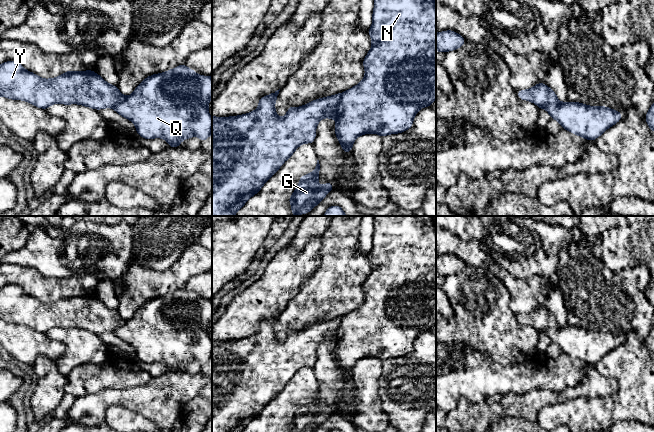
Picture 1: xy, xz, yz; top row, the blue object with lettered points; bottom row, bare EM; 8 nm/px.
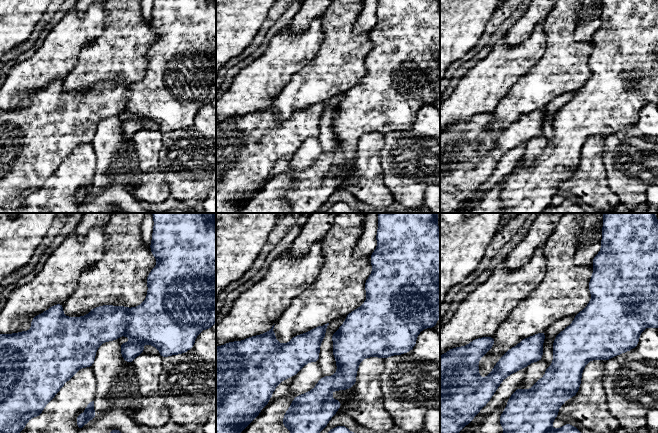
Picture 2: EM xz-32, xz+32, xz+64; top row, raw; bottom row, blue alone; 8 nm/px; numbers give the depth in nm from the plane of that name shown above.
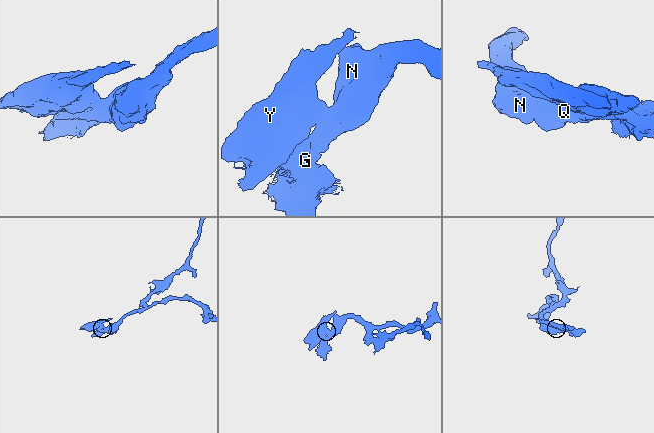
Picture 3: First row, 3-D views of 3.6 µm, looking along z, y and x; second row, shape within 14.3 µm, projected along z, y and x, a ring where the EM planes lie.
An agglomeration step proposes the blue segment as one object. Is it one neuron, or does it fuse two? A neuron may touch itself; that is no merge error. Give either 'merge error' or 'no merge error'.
merge error

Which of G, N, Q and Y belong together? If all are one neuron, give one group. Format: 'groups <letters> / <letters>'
groups G N Q / Y

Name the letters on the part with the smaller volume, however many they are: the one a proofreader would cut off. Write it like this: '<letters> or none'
Y

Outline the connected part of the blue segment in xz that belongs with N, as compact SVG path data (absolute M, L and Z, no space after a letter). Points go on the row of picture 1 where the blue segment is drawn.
M374 0L372 25L368 30L372 47L363 60L365 76L356 86L342 93L338 105L335 135L346 154L355 139L374 133L381 137L399 134L413 126L413 119L423 107L436 99L436 0Z

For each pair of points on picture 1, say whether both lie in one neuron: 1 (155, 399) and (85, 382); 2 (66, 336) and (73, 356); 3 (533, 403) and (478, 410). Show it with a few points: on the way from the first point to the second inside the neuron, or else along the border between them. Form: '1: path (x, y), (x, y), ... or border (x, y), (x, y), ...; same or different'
1: border (105, 388), (96, 392), (86, 393), (82, 396); different
2: path (71, 341), (73, 343), (73, 351); same
3: path (519, 405), (501, 405), (492, 409); same

